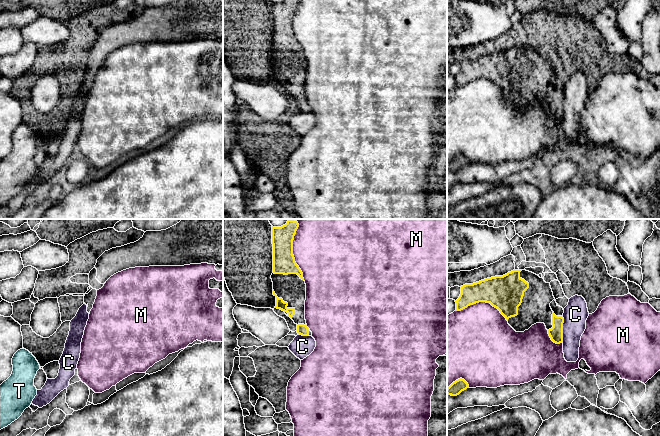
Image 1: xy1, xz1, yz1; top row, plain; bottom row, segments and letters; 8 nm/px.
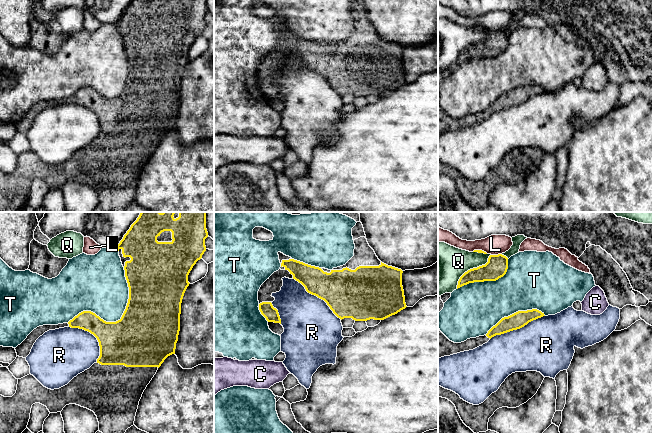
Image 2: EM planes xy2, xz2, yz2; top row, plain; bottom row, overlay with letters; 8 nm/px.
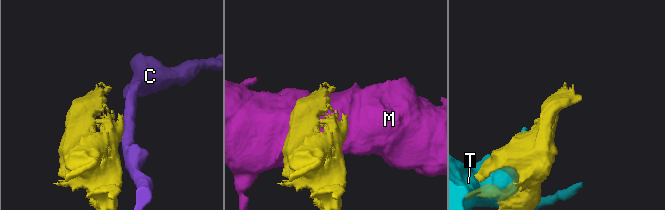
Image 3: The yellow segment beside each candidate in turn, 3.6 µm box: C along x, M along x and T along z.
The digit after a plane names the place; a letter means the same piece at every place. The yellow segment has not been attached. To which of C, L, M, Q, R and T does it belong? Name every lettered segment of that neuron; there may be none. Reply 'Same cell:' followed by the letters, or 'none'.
Same cell: none

